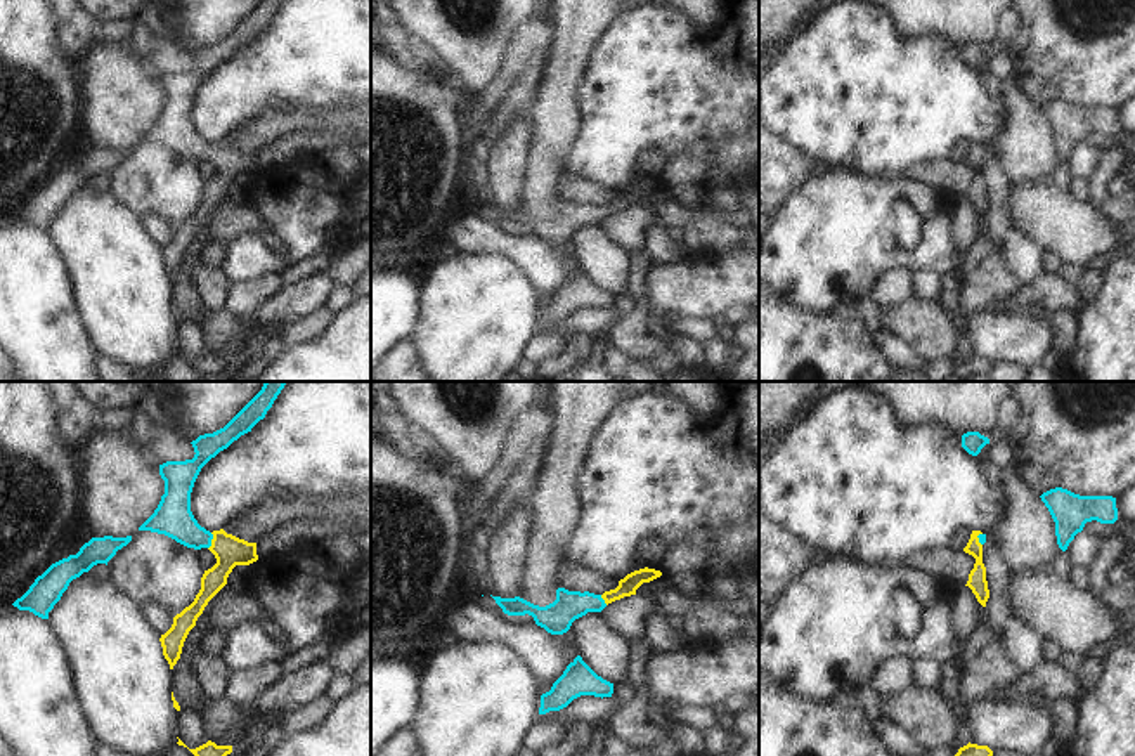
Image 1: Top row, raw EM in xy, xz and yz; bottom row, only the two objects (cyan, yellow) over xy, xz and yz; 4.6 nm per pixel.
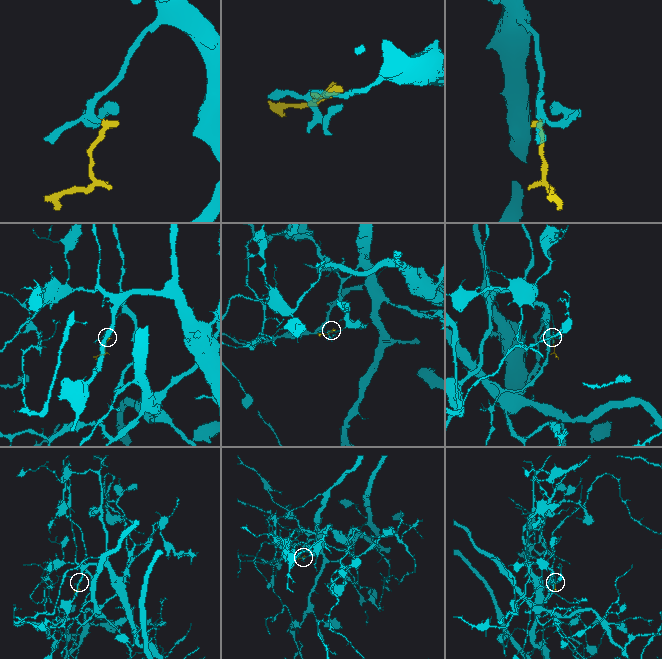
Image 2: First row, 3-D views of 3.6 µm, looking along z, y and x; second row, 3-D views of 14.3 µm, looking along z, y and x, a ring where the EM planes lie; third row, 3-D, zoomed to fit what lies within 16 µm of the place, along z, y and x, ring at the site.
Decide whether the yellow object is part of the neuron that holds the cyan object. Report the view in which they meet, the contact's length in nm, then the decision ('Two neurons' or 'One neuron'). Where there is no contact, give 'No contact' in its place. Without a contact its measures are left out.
Touches cyan in xy. Shared border 80 nm. One neuron.

